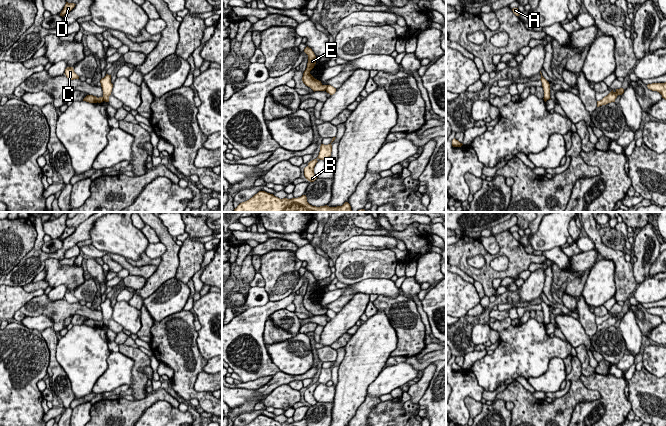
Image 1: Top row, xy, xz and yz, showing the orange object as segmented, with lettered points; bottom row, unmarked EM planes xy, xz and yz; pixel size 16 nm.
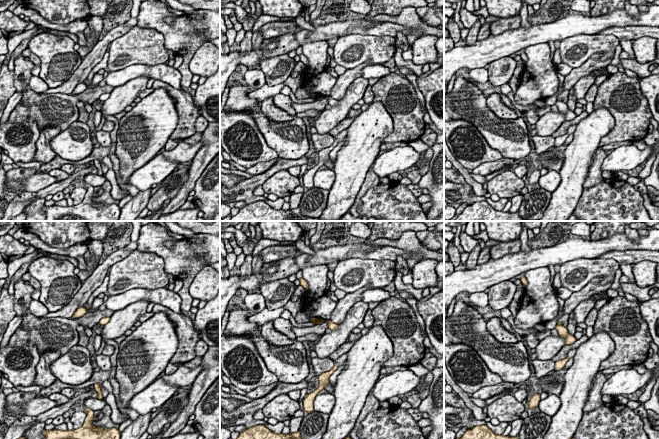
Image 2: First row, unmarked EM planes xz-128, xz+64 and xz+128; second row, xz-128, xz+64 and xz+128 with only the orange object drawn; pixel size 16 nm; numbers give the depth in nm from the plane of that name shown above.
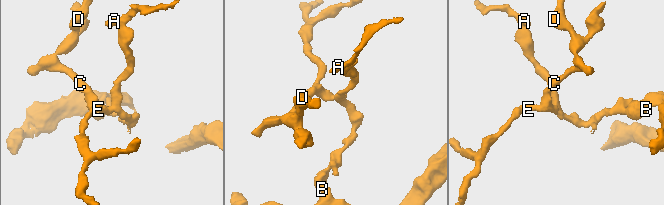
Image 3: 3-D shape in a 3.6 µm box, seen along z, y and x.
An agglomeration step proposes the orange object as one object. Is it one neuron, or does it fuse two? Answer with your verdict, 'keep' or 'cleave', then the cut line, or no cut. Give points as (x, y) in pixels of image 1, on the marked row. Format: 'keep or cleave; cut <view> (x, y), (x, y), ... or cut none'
cleave; cut xz (327, 85), (325, 89)

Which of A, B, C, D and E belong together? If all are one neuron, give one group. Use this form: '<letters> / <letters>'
A B / C D E

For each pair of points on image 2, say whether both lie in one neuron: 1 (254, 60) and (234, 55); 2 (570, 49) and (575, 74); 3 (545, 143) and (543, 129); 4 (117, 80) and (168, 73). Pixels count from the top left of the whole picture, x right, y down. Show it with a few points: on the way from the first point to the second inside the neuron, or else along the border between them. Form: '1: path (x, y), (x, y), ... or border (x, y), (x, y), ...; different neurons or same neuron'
1: path (249, 59), (239, 58); same neuron
2: border (594, 54), (582, 64), (573, 68); different neurons
3: border (537, 134), (551, 135); different neurons
4: path (130, 72), (155, 72); same neuron

